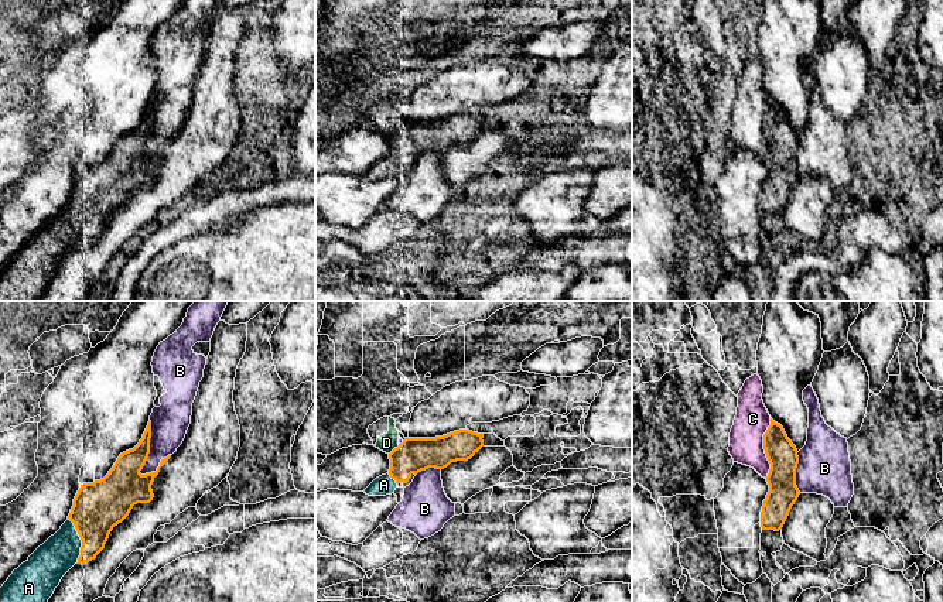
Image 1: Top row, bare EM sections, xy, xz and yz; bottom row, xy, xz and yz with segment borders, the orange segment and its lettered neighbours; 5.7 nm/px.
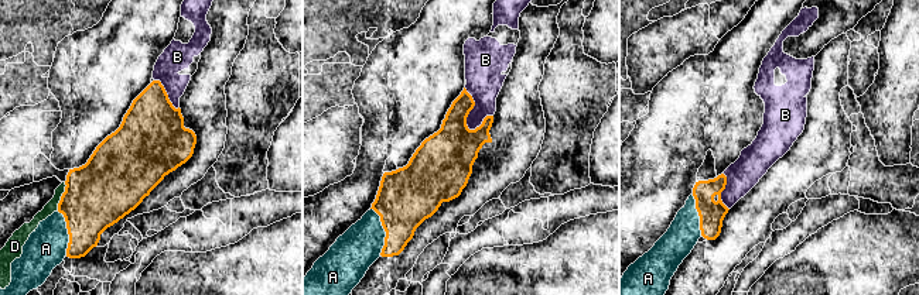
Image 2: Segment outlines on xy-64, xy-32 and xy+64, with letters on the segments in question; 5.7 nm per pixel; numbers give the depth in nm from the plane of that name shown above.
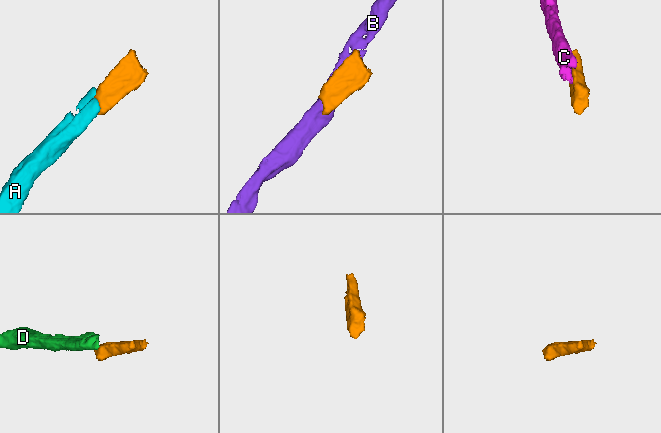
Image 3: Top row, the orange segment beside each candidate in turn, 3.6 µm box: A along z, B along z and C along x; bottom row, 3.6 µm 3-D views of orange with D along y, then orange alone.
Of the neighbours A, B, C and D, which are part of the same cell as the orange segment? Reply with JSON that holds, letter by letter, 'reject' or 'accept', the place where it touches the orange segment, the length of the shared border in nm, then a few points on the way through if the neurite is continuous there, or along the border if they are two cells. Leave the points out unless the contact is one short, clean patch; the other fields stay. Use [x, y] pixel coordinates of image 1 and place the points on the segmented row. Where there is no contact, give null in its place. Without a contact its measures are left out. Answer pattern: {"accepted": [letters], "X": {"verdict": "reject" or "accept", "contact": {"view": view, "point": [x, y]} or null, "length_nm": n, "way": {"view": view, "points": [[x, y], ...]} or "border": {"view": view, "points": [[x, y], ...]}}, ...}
{"accepted": ["A"], "A": {"verdict": "accept", "contact": {"view": "xy", "point": [81, 539]}, "length_nm": 260}, "B": {"verdict": "reject", "contact": {"view": "xy", "point": [149, 448]}, "length_nm": 320}, "C": {"verdict": "reject", "contact": {"view": "yz", "point": [764, 448]}, "length_nm": 340}, "D": {"verdict": "reject", "contact": {"view": "xz", "point": [393, 450]}, "length_nm": 90}}

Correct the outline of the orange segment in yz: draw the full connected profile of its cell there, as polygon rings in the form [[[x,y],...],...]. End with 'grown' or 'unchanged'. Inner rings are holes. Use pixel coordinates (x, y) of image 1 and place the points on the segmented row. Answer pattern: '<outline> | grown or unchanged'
[[[771,418],[763,434],[763,449],[771,464],[766,482],[769,492],[761,512],[762,530],[782,530],[800,492],[796,486],[797,449],[783,427]]] | unchanged

